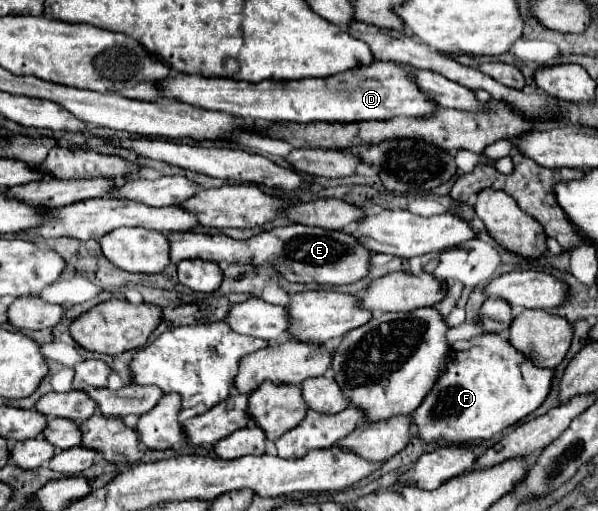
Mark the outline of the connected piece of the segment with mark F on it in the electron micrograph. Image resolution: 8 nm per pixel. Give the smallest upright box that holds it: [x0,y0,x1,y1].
[413,334,553,444]

